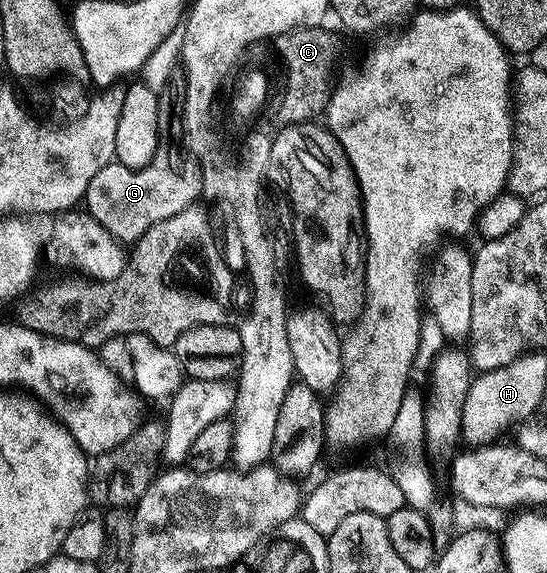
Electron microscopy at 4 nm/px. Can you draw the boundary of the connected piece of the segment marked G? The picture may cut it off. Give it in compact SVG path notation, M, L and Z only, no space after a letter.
M174 70L158 93L158 145L148 166L129 168L112 162L104 166L104 170L100 170L100 174L96 174L92 182L88 182L84 197L85 211L96 218L96 222L100 222L100 226L104 226L104 230L108 230L108 234L112 234L119 242L140 239L150 227L153 229L180 210L191 207L197 201L194 199L202 190L204 192L203 169L188 158L178 140L174 141L174 116L176 120L185 92L186 76L182 70Z

